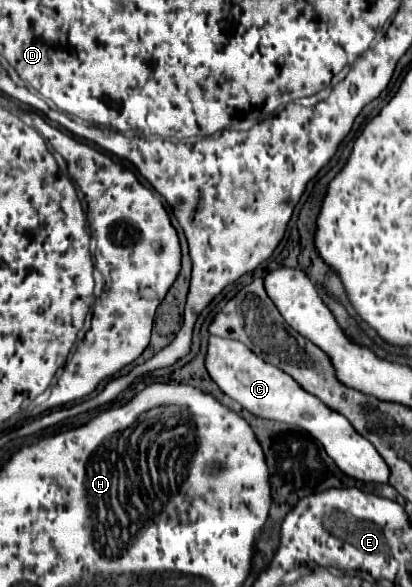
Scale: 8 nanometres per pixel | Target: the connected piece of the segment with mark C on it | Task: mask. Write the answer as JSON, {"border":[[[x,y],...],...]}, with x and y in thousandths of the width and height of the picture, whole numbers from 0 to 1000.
{"border":[[[510,572],[495,620],[515,647],[534,658],[534,664],[563,681],[573,681],[592,698],[612,702],[617,709],[646,712],[646,716],[694,719],[694,722],[738,729],[786,760],[791,773],[816,787],[816,794],[840,811],[864,814],[874,821],[942,825],[942,814],[947,814],[942,790],[927,784],[913,763],[854,729],[840,709],[830,709],[816,698],[801,698],[786,685],[767,681],[767,675],[748,671],[743,664],[728,664],[728,658],[718,658],[718,651],[709,651],[699,637],[641,617],[631,606],[602,596],[587,583]]]}

